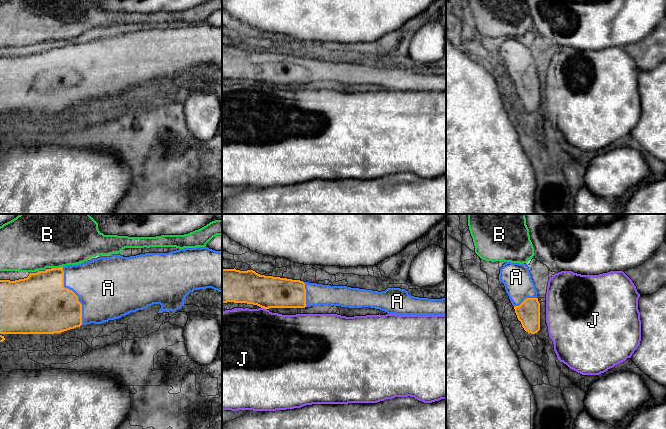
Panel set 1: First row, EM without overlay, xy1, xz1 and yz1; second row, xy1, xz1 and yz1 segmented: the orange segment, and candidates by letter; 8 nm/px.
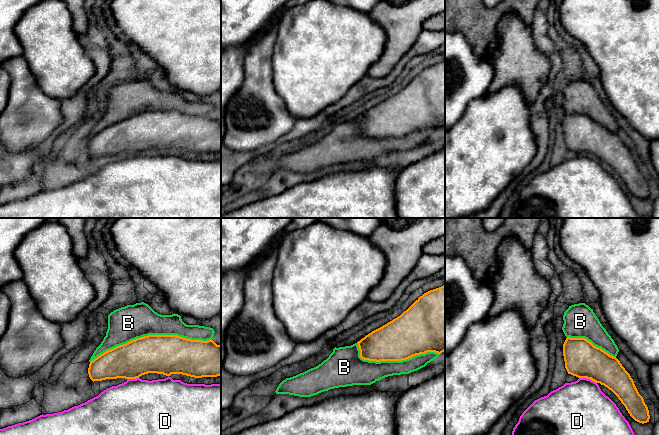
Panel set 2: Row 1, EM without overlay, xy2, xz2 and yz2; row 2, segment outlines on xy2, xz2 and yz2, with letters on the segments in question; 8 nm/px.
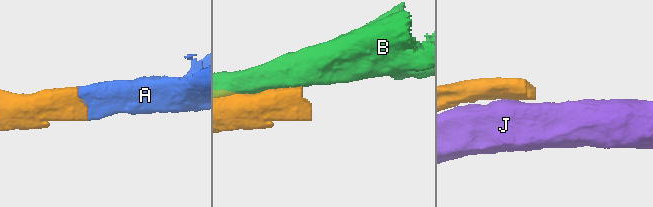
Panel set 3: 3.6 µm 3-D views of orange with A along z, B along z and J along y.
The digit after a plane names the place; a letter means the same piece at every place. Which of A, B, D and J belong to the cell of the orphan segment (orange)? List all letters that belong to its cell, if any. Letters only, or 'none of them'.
A

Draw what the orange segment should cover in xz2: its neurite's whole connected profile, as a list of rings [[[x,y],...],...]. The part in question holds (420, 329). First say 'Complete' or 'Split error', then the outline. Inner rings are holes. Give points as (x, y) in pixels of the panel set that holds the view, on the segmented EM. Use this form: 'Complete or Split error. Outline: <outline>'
Complete. Outline: [[[445,284],[420,296],[400,316],[357,342],[360,357],[369,361],[402,361],[413,356],[445,351]]]

